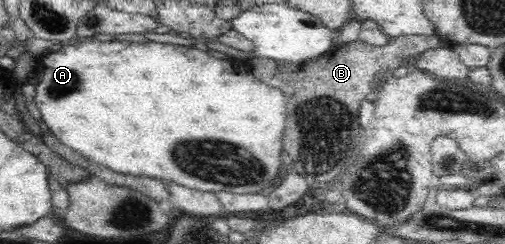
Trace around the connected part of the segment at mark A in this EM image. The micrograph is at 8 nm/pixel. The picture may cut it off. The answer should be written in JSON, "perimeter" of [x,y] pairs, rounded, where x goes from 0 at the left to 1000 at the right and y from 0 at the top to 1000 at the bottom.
{"perimeter":[[[192,156],[180,172],[156,172],[141,184],[125,184],[119,205],[87,221],[75,234],[73,287],[79,295],[79,328],[69,348],[71,385],[67,418],[75,439],[83,496],[101,537],[101,570],[133,611],[149,611],[164,627],[172,652],[208,676],[212,693],[228,709],[289,725],[343,746],[354,758],[388,775],[400,787],[451,783],[453,791],[487,795],[513,791],[527,775],[541,742],[552,742],[560,713],[556,627],[560,627],[560,557],[566,508],[566,398],[552,357],[537,365],[537,348],[517,340],[517,324],[493,307],[493,291],[477,291],[469,258],[453,254],[453,242],[430,242],[414,230],[410,213],[384,193],[370,193],[337,176],[291,172],[291,184],[263,184],[248,176],[248,164],[218,156]]]}

